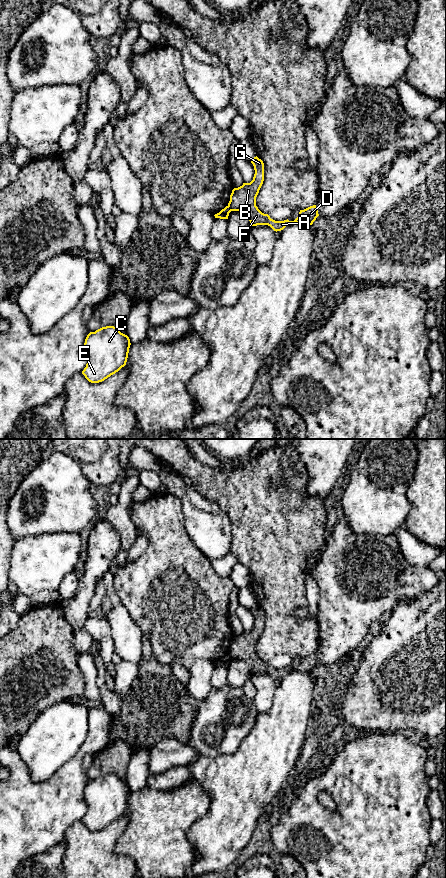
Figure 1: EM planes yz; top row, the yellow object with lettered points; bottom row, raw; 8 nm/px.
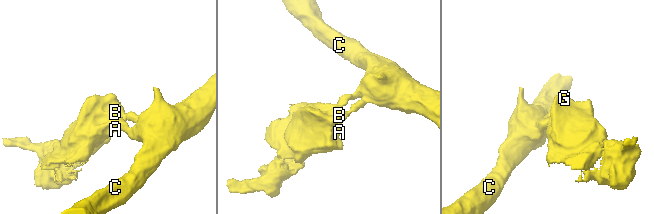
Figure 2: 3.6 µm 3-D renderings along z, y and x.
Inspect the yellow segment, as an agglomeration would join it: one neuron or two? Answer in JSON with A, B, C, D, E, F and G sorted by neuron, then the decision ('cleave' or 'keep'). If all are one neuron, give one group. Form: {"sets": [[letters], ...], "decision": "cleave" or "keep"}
{"sets": [["A", "B", "D", "F", "G"], ["C", "E"]], "decision": "cleave"}

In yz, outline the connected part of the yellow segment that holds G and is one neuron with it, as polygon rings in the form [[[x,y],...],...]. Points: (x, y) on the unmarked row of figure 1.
[[[257,604],[251,608],[251,611],[255,618],[253,628],[232,638],[228,651],[230,658],[245,661],[251,674],[268,673],[276,680],[293,671],[312,673],[319,664],[316,653],[300,658],[298,665],[294,669],[288,667],[275,669],[268,662],[264,662],[258,657],[256,645],[264,629],[264,611]]]

